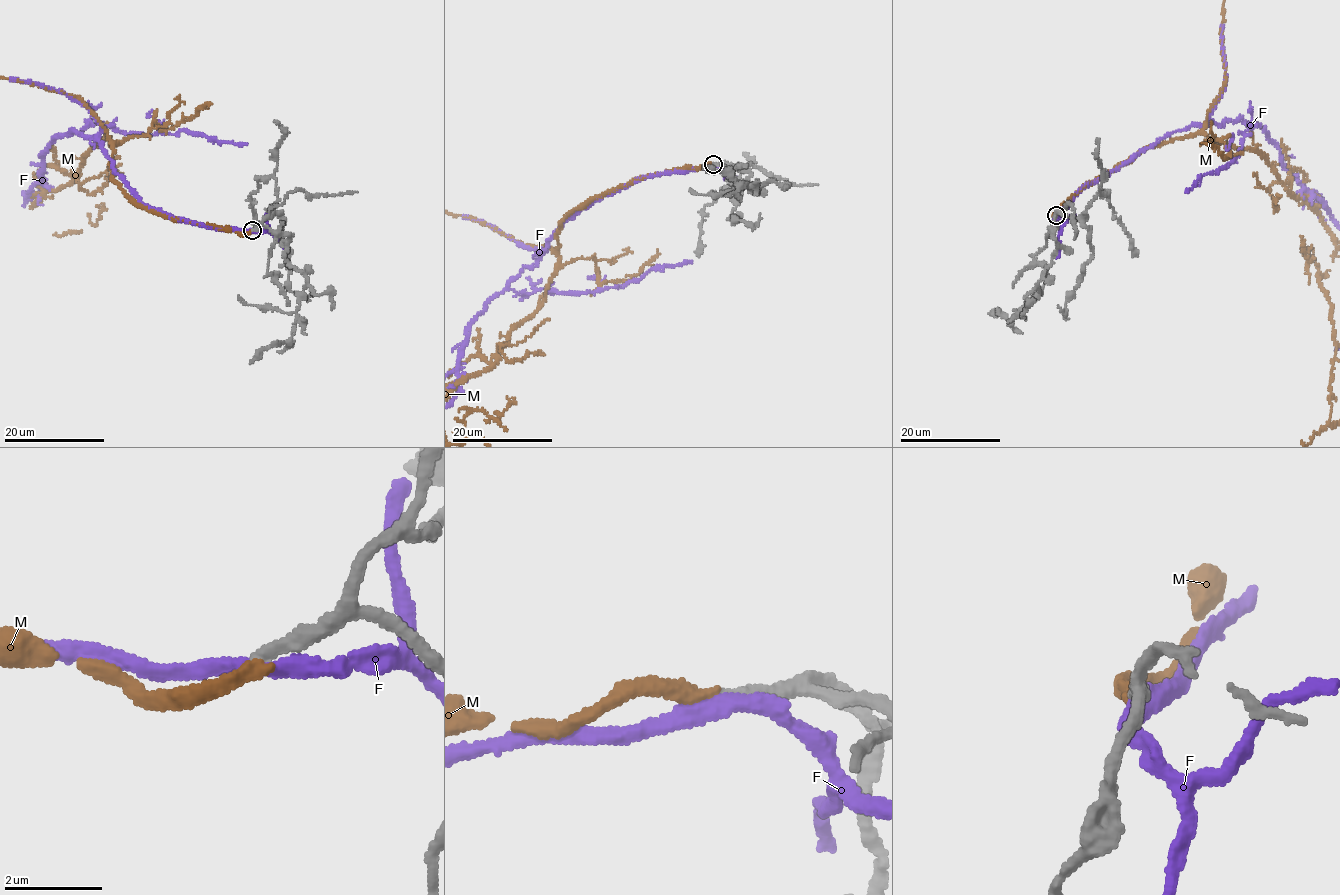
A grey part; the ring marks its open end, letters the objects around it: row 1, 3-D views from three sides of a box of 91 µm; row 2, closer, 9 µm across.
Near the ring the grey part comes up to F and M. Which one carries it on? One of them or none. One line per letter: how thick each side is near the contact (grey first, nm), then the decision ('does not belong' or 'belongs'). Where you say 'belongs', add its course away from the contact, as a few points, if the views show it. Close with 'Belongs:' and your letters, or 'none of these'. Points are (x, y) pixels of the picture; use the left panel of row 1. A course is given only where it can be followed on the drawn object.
F: 340/320 nm | does not belong
M: 280/280 nm | belongs
Belongs: M

